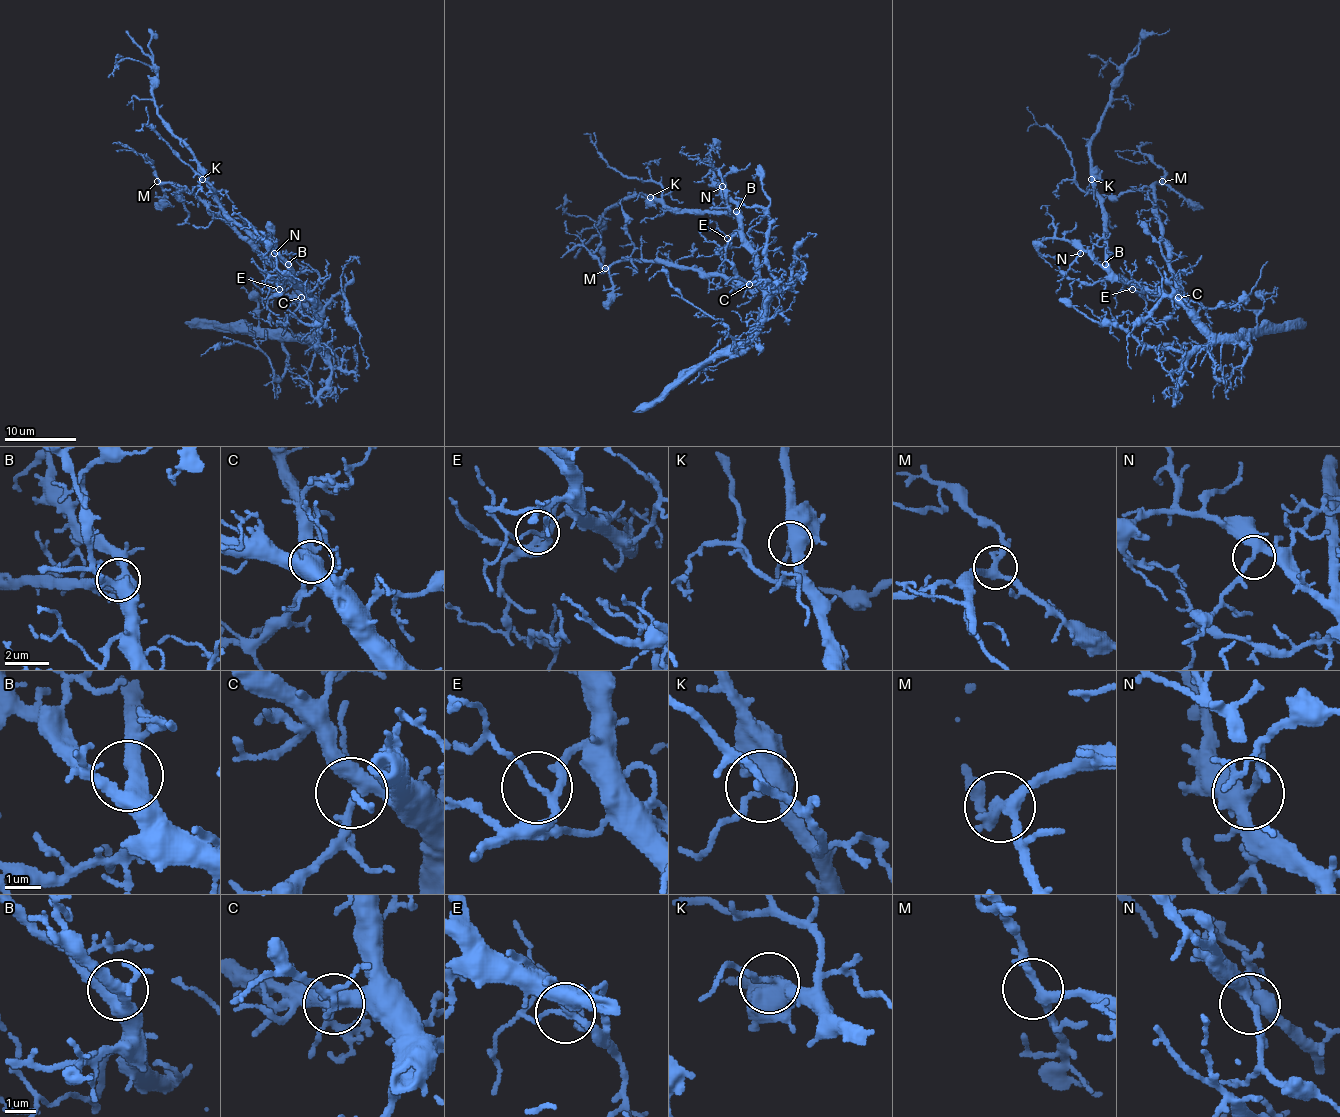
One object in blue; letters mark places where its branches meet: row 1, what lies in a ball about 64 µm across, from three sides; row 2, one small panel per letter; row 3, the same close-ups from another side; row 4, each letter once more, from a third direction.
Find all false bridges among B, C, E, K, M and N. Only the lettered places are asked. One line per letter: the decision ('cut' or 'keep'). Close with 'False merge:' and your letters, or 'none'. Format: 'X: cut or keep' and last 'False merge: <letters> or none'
B: keep
C: keep
E: keep
K: keep
M: keep
N: keep
False merge: none

